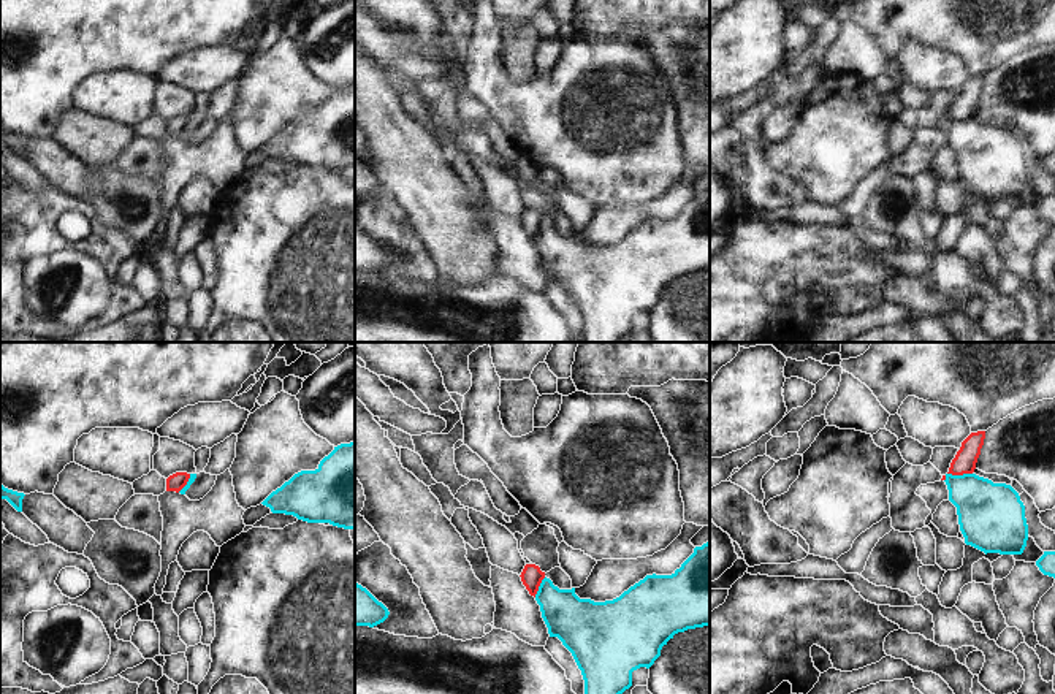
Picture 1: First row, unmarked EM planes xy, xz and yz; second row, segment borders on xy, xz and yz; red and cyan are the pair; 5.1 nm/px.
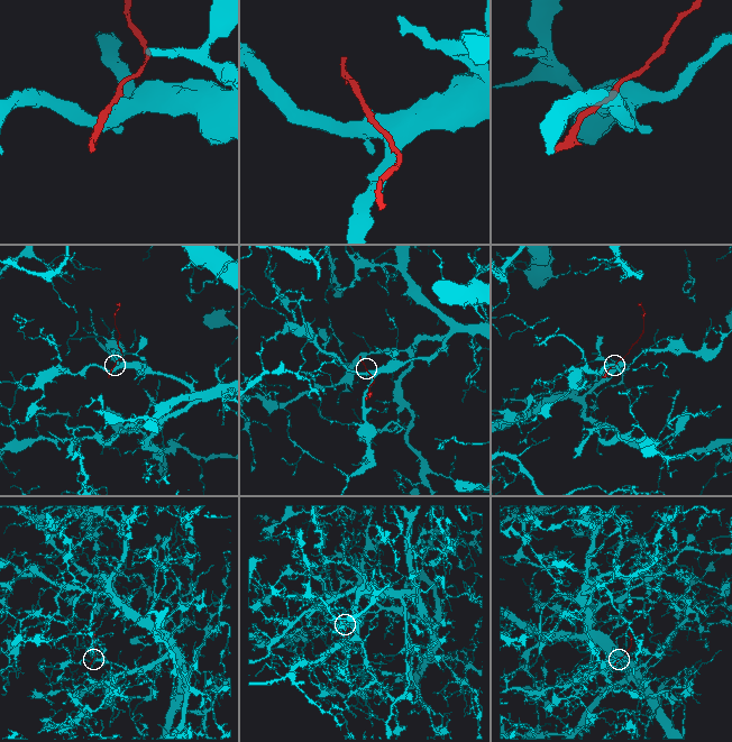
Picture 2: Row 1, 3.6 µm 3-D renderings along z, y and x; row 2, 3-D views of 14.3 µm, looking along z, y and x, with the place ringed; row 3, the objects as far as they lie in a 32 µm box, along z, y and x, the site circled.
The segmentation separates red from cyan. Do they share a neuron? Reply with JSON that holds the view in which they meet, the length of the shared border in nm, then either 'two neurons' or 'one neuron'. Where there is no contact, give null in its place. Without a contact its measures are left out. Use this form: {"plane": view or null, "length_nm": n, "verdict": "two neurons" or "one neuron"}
{"plane": "yz", "length_nm": 150, "verdict": "two neurons"}

